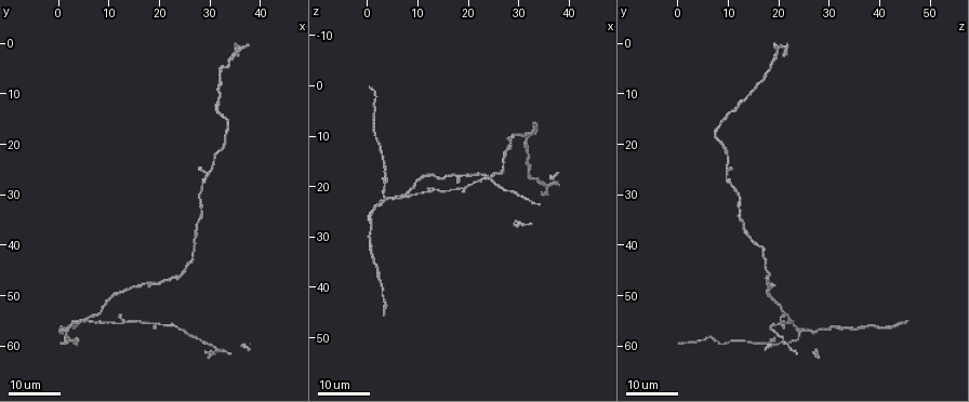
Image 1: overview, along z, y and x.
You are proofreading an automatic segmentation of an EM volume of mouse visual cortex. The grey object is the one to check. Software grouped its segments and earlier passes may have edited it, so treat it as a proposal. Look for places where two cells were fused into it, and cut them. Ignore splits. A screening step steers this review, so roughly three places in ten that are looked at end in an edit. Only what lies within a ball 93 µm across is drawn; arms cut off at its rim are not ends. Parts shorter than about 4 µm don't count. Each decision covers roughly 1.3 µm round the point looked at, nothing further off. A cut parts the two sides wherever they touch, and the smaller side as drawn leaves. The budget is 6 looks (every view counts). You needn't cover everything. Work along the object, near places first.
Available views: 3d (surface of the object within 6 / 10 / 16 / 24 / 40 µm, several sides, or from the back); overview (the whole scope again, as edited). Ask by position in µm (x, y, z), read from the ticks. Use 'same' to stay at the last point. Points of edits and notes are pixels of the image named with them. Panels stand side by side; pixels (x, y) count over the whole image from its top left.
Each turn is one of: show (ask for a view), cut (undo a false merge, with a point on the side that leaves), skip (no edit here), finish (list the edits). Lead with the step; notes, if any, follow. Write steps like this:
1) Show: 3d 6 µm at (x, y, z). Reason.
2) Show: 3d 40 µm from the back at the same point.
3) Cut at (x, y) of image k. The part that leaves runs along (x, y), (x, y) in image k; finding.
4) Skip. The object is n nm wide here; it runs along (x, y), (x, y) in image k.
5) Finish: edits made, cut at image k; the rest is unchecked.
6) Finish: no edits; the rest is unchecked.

Show: 3d 16 µm at (5.5, 54.5, 22.5). Two arms in line, one across.

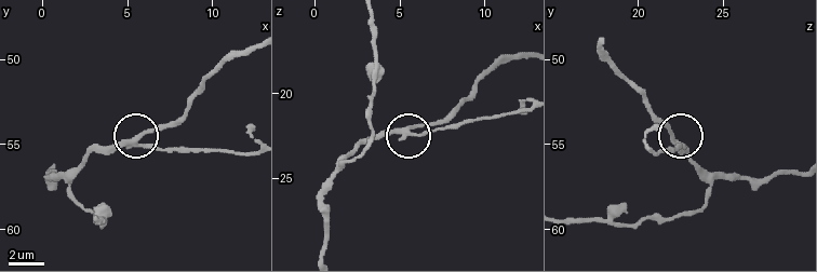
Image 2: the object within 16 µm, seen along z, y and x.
Show: 3d 6 µm at (5.7, 55.1, 22.2).

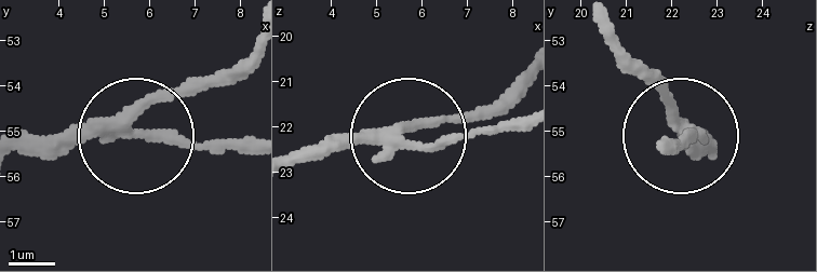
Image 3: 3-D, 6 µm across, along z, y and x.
Cut at (182, 147) of image 3. The object is 230 nm wide here; the part that leaves runs along (119, 133), (243, 145) in image 3; two cells meet here.

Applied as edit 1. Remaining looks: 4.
Show: 3d 16 µm at (1.5, 57.0, 24.5). Three arms meet.

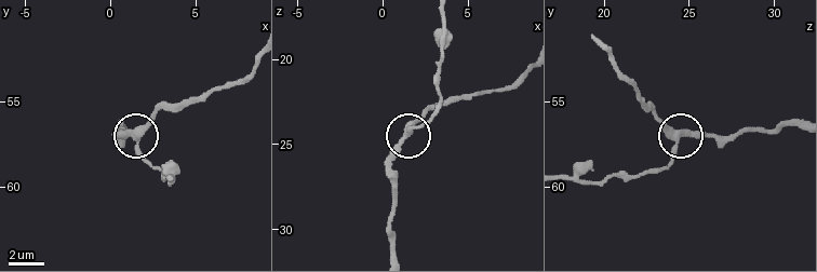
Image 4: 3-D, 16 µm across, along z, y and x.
Show: 3d 6 µm at (1.6, 57.2, 24.2).

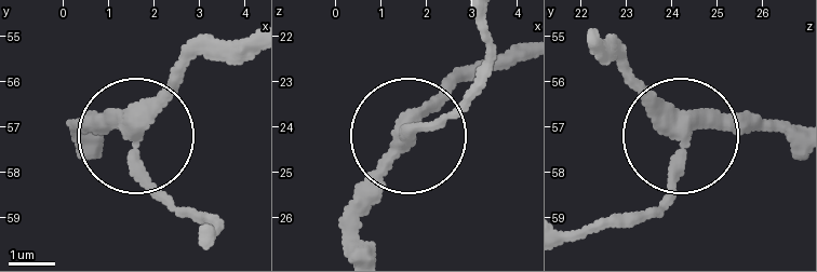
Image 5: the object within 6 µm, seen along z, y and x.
Skip. The side arm is 24 µm long; 3 arms meet here; one cell here.

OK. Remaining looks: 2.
Show: 3d 24 µm at (23.5, 46.0, 18.0).

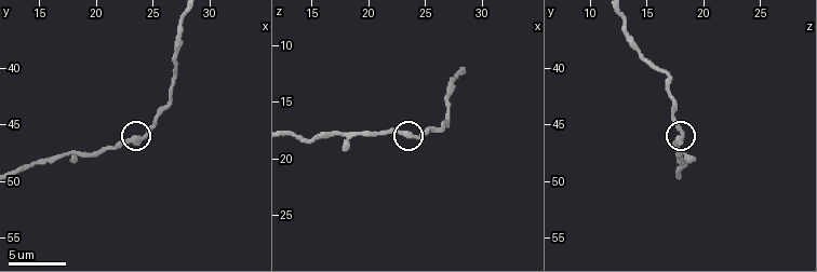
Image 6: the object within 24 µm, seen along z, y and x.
Show: 3d 6 µm at (22.8, 46.2, 17.6).

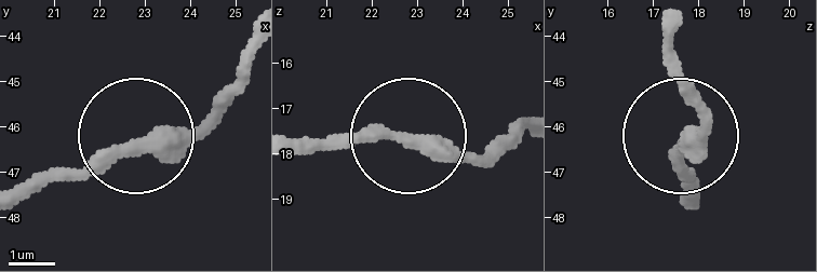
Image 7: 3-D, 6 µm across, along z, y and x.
Skip. It runs along (141, 149), (129, 141), (25, 180) in image 7; continuous, no second cell.

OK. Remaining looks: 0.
Finish: edits made, cut at image 3; the rest is unchecked.

